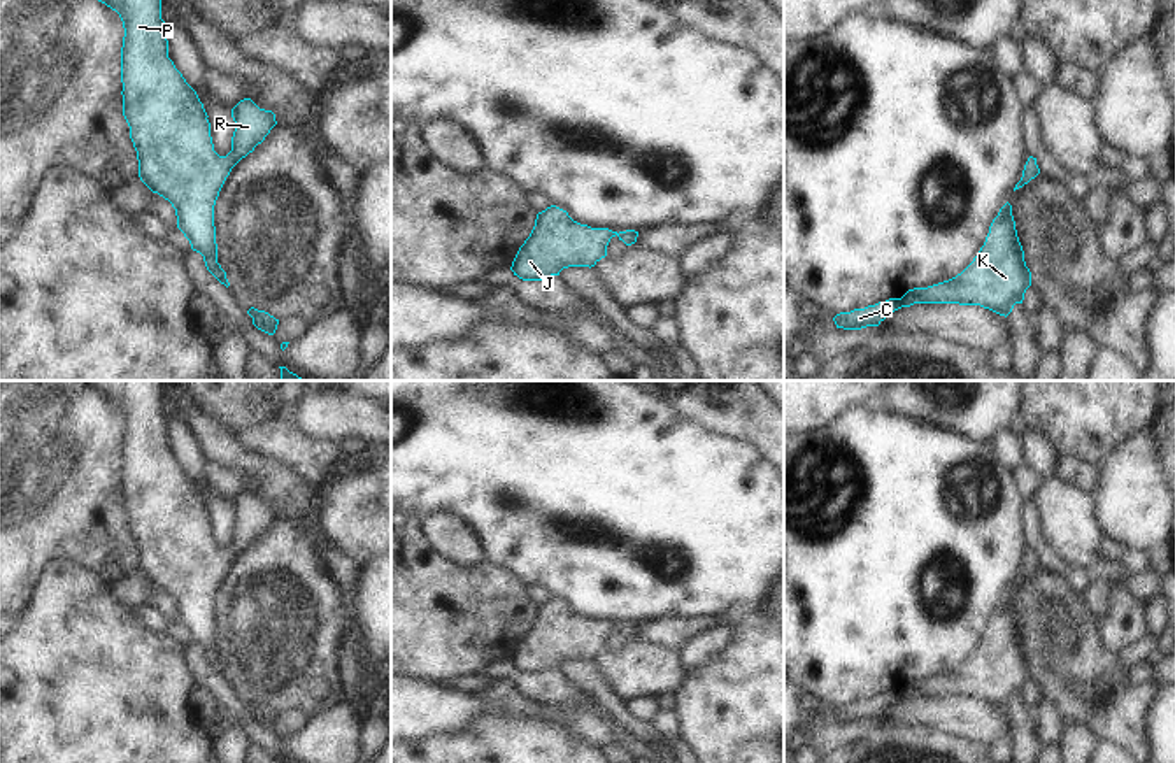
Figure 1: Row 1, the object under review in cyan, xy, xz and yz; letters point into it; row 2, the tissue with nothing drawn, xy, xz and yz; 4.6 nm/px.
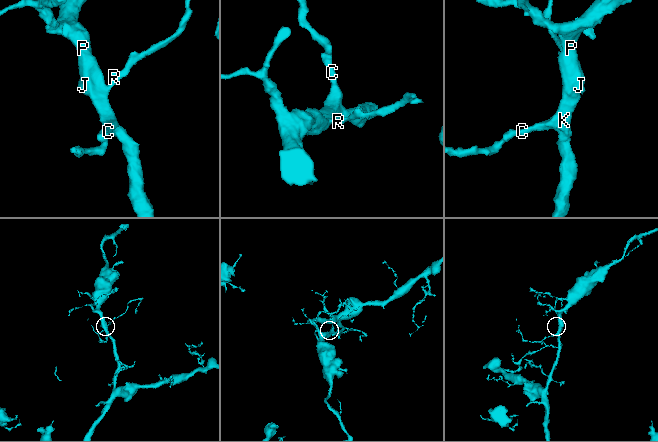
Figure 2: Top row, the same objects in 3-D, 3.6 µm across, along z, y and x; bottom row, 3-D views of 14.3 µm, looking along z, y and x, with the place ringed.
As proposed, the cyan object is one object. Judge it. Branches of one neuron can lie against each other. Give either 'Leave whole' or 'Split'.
Leave whole.

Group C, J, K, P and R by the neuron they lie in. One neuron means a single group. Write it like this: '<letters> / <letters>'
C J K P R

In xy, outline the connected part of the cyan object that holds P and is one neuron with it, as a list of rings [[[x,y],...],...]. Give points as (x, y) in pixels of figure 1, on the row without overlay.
[[[81,381],[98,395],[116,403],[123,414],[125,430],[121,440],[121,475],[123,475],[123,509],[130,519],[130,531],[137,544],[139,570],[153,584],[172,596],[177,609],[177,621],[189,633],[191,642],[203,649],[207,663],[226,681],[230,679],[226,665],[217,656],[217,637],[214,619],[214,598],[231,561],[254,544],[277,517],[272,503],[260,502],[251,491],[240,493],[231,502],[235,524],[231,544],[219,549],[214,544],[209,509],[196,484],[186,475],[182,467],[168,451],[167,417],[161,412],[161,381]]]

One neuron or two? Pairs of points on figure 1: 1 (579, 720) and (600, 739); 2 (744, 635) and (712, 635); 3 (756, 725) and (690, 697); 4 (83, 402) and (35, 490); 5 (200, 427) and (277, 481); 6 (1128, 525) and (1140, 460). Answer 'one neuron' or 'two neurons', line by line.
1: one neuron
2: two neurons
3: one neuron
4: one neuron
5: one neuron
6: one neuron

